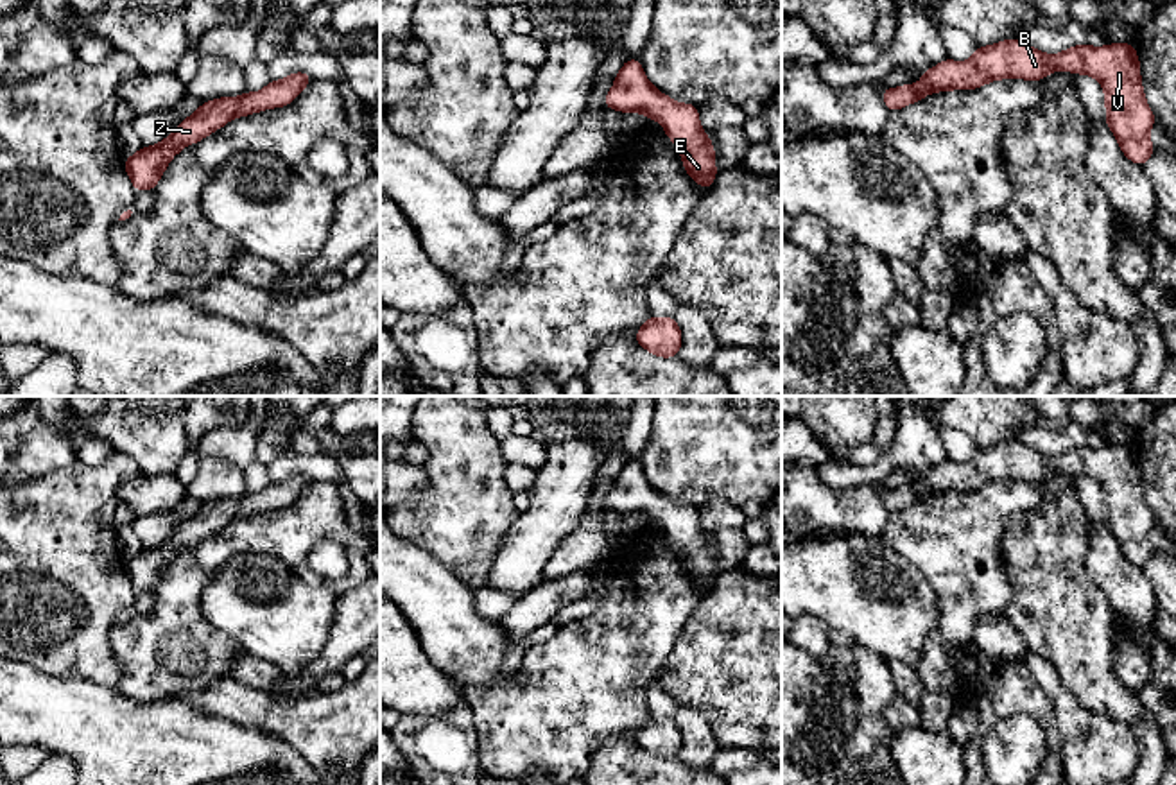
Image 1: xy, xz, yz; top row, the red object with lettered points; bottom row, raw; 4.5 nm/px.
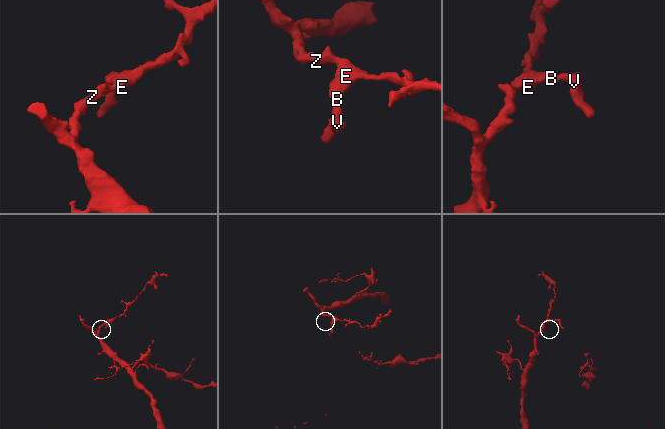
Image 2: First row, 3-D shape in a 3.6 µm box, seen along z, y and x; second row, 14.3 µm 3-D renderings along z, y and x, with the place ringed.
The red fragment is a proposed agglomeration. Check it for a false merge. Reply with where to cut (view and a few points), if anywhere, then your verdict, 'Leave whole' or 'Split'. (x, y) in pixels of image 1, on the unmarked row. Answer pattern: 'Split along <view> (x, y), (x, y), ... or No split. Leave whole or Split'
No split. Leave whole

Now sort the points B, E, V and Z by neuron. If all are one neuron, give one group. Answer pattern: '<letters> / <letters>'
B E V Z

